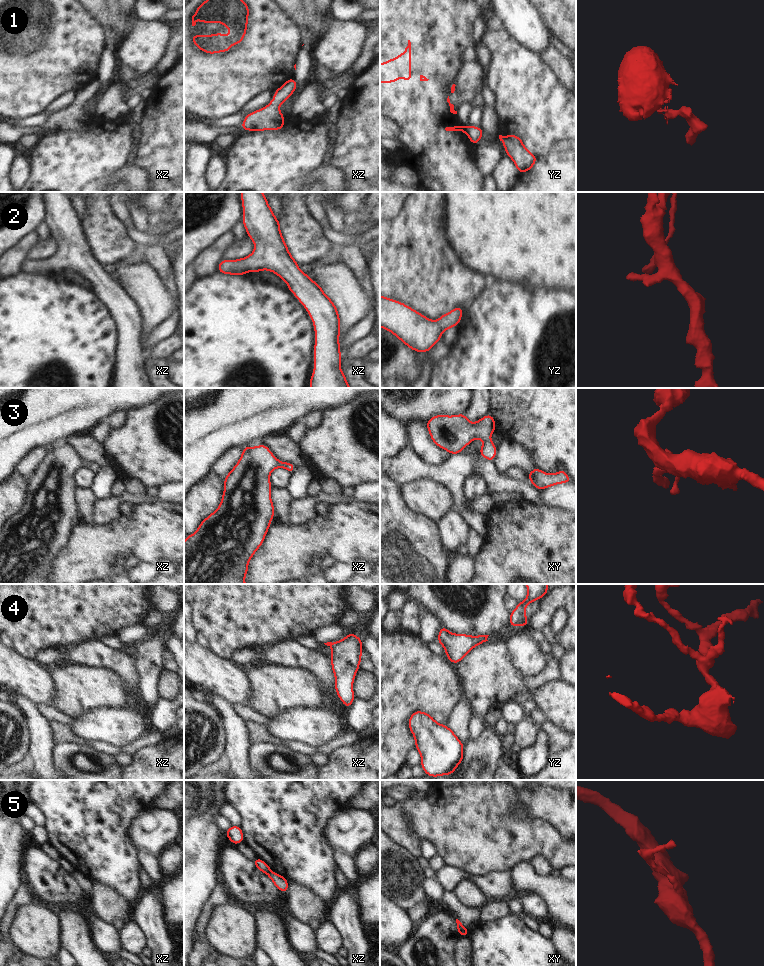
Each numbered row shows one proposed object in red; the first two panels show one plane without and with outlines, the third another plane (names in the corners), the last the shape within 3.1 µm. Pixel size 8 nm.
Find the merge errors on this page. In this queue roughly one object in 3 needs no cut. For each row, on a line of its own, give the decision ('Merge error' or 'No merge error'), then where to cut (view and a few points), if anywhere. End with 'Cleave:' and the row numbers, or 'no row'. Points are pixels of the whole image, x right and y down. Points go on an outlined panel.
1: Merge error. Split along yz (468, 127), (466, 134)
2: No merge error. No split
3: No merge error. No split
4: No merge error. No split
5: Merge error. Split along xz (270, 870), (267, 873)
Cleave: 1, 5.

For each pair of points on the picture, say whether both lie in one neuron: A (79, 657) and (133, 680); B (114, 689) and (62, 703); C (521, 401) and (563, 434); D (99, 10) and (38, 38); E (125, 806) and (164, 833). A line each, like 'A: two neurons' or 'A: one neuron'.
A: one neuron
B: one neuron
C: one neuron
D: two neurons
E: two neurons

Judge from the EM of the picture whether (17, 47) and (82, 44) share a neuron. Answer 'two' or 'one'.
one

